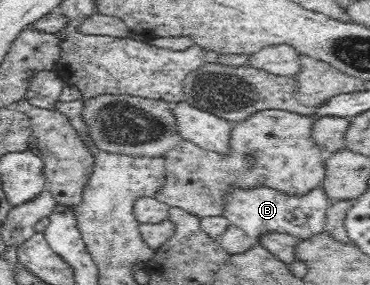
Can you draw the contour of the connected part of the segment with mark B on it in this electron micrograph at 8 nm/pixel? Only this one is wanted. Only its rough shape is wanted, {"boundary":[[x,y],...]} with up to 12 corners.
{"boundary":[[229,184],[221,215],[259,241],[324,231],[331,199],[263,184]]}

